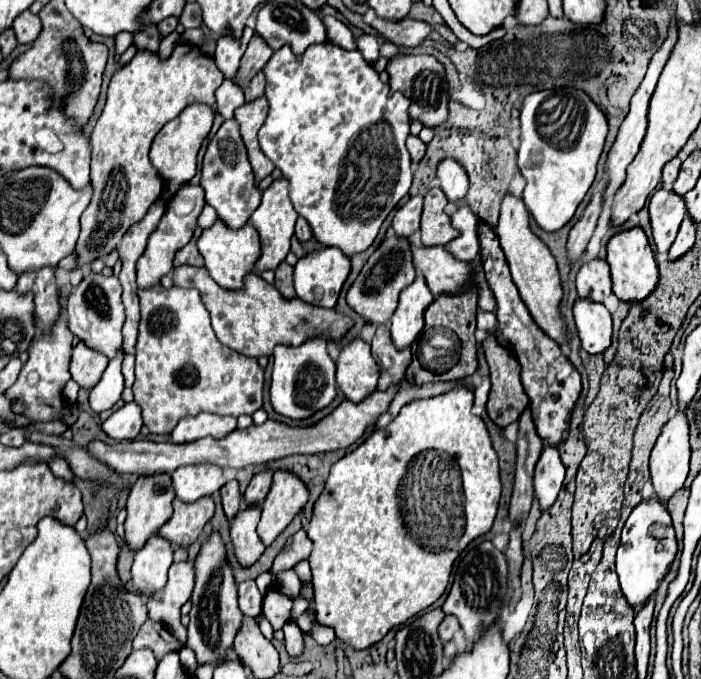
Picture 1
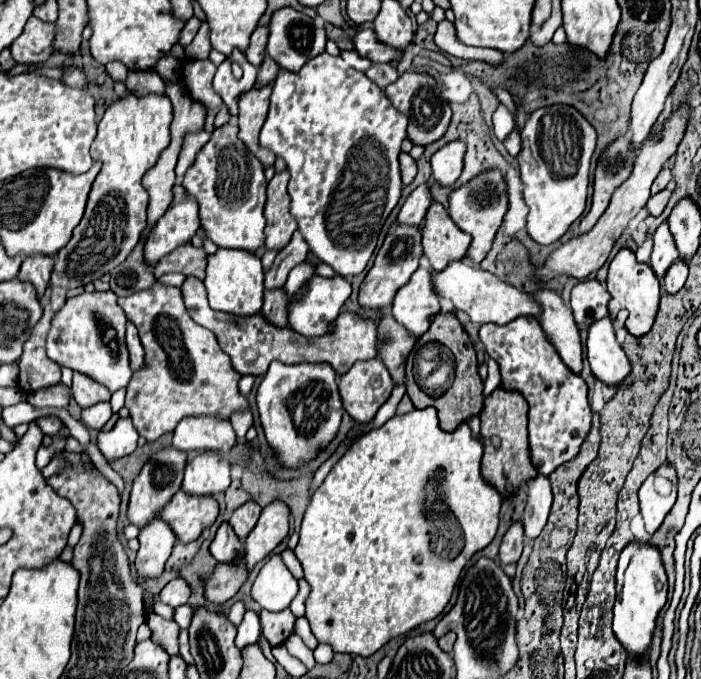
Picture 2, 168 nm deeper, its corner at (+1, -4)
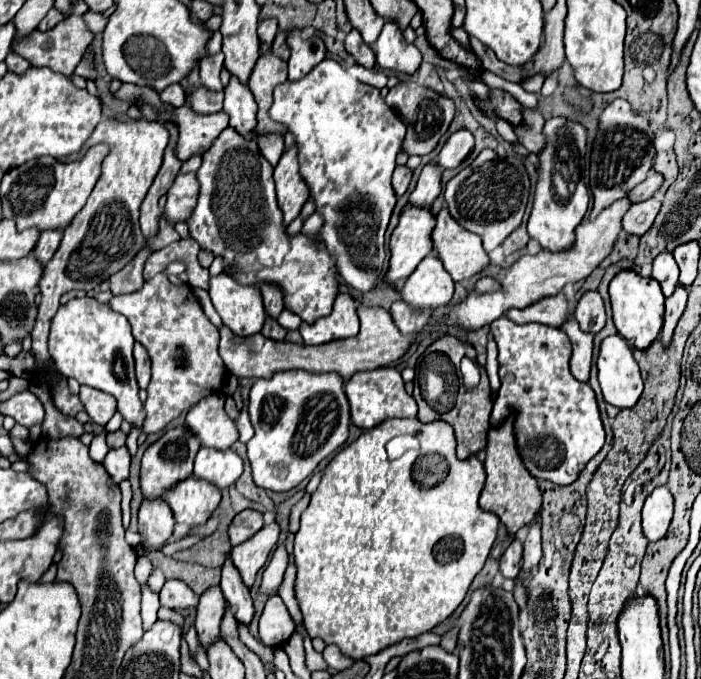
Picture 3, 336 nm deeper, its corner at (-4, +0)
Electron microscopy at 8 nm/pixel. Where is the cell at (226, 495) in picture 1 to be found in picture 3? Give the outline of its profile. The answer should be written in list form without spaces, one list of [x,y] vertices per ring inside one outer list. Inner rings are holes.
[[[229,554],[225,556],[221,572],[221,590],[229,606],[235,608],[235,618],[243,624],[249,624],[253,618],[253,600],[249,596],[249,588],[245,586],[245,582],[241,582],[241,574],[237,574],[237,568],[233,566]]]

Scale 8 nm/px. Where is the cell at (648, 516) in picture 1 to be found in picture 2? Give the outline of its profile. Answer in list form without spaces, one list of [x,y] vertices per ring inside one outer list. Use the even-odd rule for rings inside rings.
[[[632,542],[626,546],[626,550],[620,556],[618,572],[616,572],[616,604],[614,604],[614,622],[612,632],[616,640],[622,644],[622,648],[628,652],[628,656],[642,660],[648,656],[652,646],[652,636],[656,628],[656,618],[666,604],[666,572],[662,568],[660,552],[644,544]]]

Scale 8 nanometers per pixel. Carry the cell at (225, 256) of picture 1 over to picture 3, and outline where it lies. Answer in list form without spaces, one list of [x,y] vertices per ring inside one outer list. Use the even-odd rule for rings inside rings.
[[[229,270],[211,276],[209,296],[225,326],[237,336],[251,336],[263,328],[265,308],[259,286],[241,286]]]

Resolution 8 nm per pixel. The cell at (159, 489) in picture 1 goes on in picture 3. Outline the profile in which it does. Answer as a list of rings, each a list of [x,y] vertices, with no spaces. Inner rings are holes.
[[[185,426],[167,430],[155,444],[151,444],[141,460],[143,498],[157,498],[157,496],[165,494],[167,490],[171,490],[173,486],[177,486],[177,482],[183,482],[185,478],[189,478],[193,472],[193,458],[199,448],[201,448],[199,440],[193,434],[189,434],[189,430]]]

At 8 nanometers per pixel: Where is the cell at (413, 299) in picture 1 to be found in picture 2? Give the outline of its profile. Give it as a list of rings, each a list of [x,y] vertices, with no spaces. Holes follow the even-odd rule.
[[[418,268],[418,270],[412,274],[410,282],[404,284],[404,286],[398,290],[398,294],[396,294],[396,298],[394,298],[394,304],[392,304],[392,316],[394,316],[408,332],[412,332],[412,334],[418,338],[418,336],[422,336],[422,334],[430,328],[430,316],[436,316],[438,312],[440,312],[440,298],[438,298],[438,294],[436,294],[436,290],[434,290],[434,284],[432,284],[432,272],[426,270],[426,268]]]

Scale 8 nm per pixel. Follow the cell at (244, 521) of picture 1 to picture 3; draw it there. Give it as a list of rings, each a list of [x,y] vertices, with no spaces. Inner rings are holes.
[[[211,586],[199,596],[195,628],[199,632],[199,640],[203,648],[207,648],[219,636],[219,626],[221,626],[225,608],[227,608],[227,602],[225,602],[225,596],[221,594],[221,586]]]

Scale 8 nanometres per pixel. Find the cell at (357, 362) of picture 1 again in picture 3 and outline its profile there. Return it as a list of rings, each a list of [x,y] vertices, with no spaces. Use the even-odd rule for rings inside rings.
[[[381,366],[371,372],[357,372],[345,382],[345,394],[351,404],[351,420],[359,428],[373,428],[381,420],[389,418],[413,418],[417,416],[417,402],[405,392],[405,382],[393,366]]]

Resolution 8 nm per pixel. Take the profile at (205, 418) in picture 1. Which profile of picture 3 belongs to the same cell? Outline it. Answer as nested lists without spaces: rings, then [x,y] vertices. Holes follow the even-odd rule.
[[[213,394],[189,410],[185,426],[199,438],[201,446],[227,450],[239,440],[235,422],[223,410],[225,396]]]

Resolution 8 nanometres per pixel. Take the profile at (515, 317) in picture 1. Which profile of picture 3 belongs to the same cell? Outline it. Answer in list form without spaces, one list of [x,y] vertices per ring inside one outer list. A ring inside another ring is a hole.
[[[501,316],[490,324],[499,346],[501,390],[491,414],[491,426],[503,422],[509,410],[517,410],[515,436],[525,468],[539,480],[571,484],[585,464],[605,444],[605,430],[593,388],[577,382],[569,372],[571,342],[559,328],[541,324],[515,324]]]

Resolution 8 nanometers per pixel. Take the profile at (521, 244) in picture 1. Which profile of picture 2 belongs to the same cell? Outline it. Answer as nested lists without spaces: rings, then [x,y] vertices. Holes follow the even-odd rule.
[[[540,290],[534,294],[540,306],[544,306],[544,314],[540,316],[540,326],[548,334],[556,352],[564,360],[564,364],[574,372],[582,372],[582,340],[578,326],[572,318],[572,310],[566,308],[560,294],[550,290]]]

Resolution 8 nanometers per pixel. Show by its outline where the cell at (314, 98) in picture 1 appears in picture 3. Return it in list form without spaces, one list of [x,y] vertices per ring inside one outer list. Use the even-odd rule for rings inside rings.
[[[333,58],[319,62],[305,78],[297,82],[287,80],[285,84],[277,86],[273,98],[275,100],[269,116],[275,122],[285,124],[293,134],[295,146],[299,150],[299,174],[311,190],[311,200],[315,202],[317,214],[321,214],[325,220],[321,228],[323,244],[335,258],[337,270],[347,286],[357,292],[367,292],[383,274],[385,230],[397,202],[391,176],[397,166],[395,158],[403,146],[405,122],[391,106],[385,104],[377,88],[357,82],[357,78],[349,76],[347,70]]]

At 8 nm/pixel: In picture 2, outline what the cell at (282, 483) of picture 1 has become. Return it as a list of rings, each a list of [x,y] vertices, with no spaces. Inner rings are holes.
[[[274,502],[262,510],[262,516],[254,530],[244,540],[244,562],[252,570],[260,560],[264,560],[288,534],[290,510],[282,502]]]

